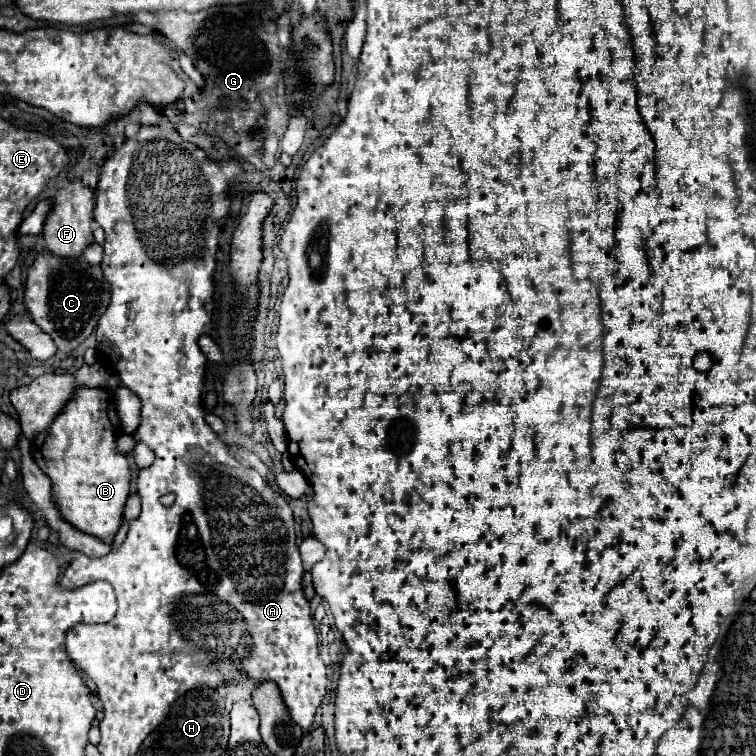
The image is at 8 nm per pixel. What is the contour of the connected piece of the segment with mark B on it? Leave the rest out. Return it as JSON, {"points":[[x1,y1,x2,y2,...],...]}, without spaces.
{"points":[[80,385,52,425,32,439,34,461,52,481,52,497,62,519,104,541,112,541,120,529,124,503,130,495,130,461,116,447,120,433,114,391]]}

